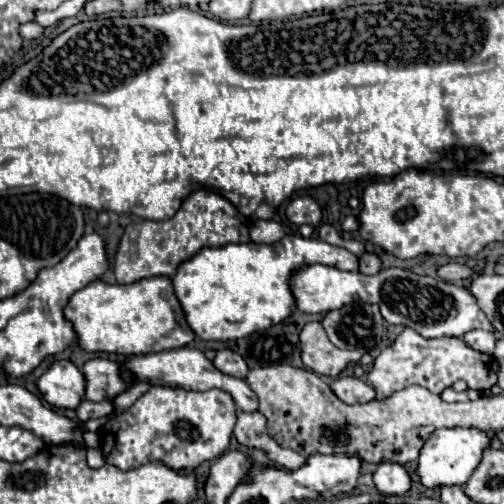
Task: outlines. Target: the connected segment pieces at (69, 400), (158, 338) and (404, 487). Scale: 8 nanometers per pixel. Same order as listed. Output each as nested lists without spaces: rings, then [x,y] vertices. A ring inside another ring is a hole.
[[[60,360],[40,376],[38,390],[50,406],[76,410],[84,396],[84,376],[72,362]]]
[[[154,276],[134,284],[114,286],[102,280],[92,282],[70,298],[64,314],[74,324],[80,348],[86,352],[112,352],[120,356],[150,354],[188,346],[196,338],[184,320],[184,312],[168,276]]]
[[[382,462],[374,472],[374,484],[382,494],[406,494],[412,486],[412,474],[404,464]]]

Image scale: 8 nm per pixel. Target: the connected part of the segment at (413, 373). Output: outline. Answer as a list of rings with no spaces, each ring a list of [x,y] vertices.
[[[404,328],[404,332],[376,356],[368,374],[368,386],[376,390],[378,400],[384,400],[412,384],[424,386],[434,394],[442,394],[458,380],[466,380],[472,390],[490,390],[490,362],[494,362],[492,356],[472,350],[462,338],[426,340],[412,328]]]

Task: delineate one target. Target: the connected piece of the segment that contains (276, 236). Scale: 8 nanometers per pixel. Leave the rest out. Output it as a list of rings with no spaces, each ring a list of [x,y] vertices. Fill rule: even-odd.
[[[256,220],[250,226],[250,240],[252,242],[264,242],[264,244],[274,244],[284,236],[282,226],[272,220]]]

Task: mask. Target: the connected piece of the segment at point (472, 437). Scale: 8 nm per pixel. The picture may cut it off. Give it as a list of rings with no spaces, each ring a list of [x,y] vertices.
[[[442,428],[436,430],[426,446],[420,450],[418,458],[418,476],[426,488],[434,486],[452,486],[452,484],[466,484],[472,476],[476,466],[482,460],[482,452],[490,448],[492,436],[478,428]]]

